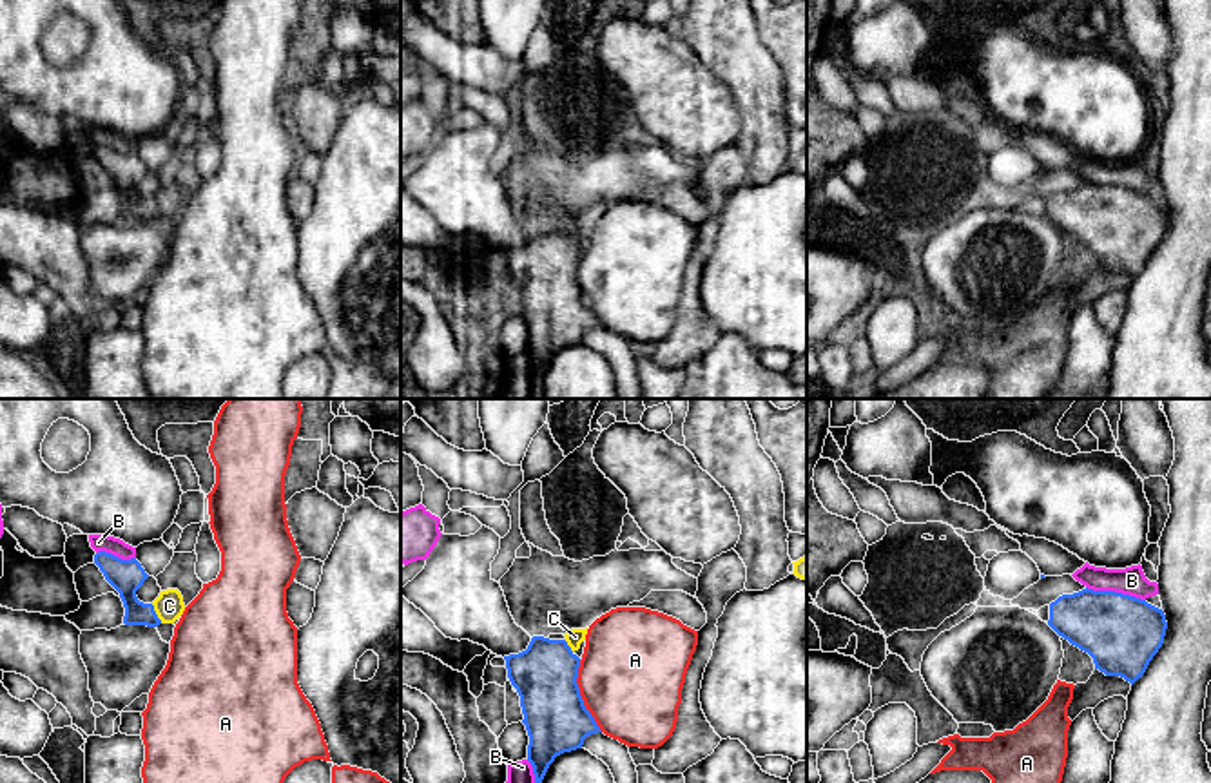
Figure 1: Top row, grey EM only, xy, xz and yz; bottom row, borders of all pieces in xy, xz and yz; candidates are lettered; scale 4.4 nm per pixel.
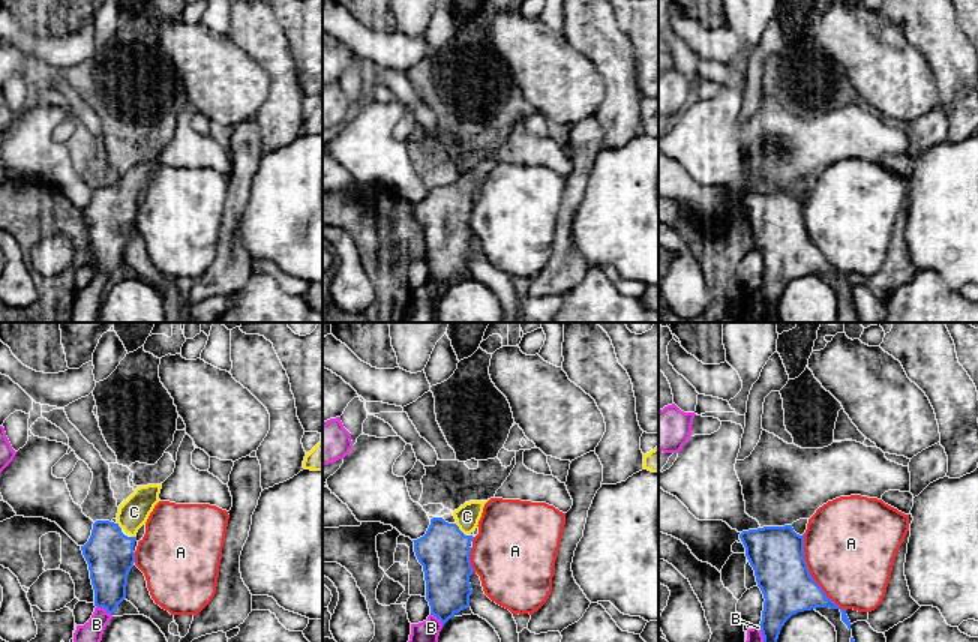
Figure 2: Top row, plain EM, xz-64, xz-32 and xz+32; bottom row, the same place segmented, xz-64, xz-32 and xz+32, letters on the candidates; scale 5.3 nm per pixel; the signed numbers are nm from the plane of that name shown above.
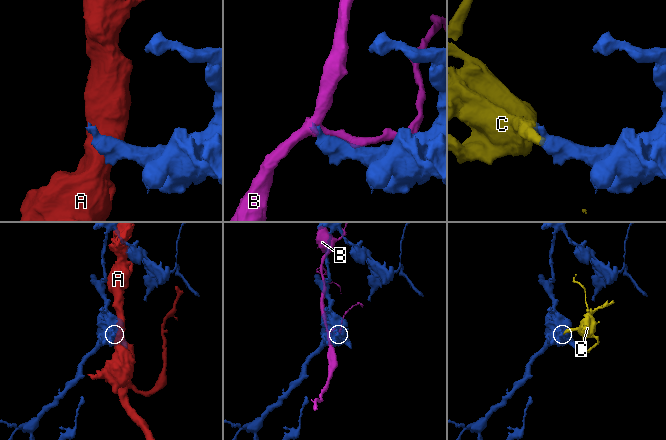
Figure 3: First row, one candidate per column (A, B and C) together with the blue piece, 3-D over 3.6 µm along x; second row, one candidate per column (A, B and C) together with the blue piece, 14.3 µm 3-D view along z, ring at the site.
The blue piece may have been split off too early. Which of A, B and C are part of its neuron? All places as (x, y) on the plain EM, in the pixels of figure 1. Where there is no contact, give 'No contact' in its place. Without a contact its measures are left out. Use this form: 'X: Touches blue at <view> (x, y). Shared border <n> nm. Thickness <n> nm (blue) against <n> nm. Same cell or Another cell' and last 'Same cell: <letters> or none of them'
A: Touches blue at xz (581, 290). Shared border 340 nm. Thickness 280 nm (blue) against 460 nm. Another cell
B: Touches blue at yz (1114, 185). Shared border 280 nm. Thickness 340 nm (blue) against 130 nm. Another cell
C: Touches blue at xy (155, 207). Shared border 100 nm. Thickness 150 nm (blue) against 130 nm. Same cell
Same cell: C

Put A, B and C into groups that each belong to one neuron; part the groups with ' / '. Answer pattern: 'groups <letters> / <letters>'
groups A / B / C

